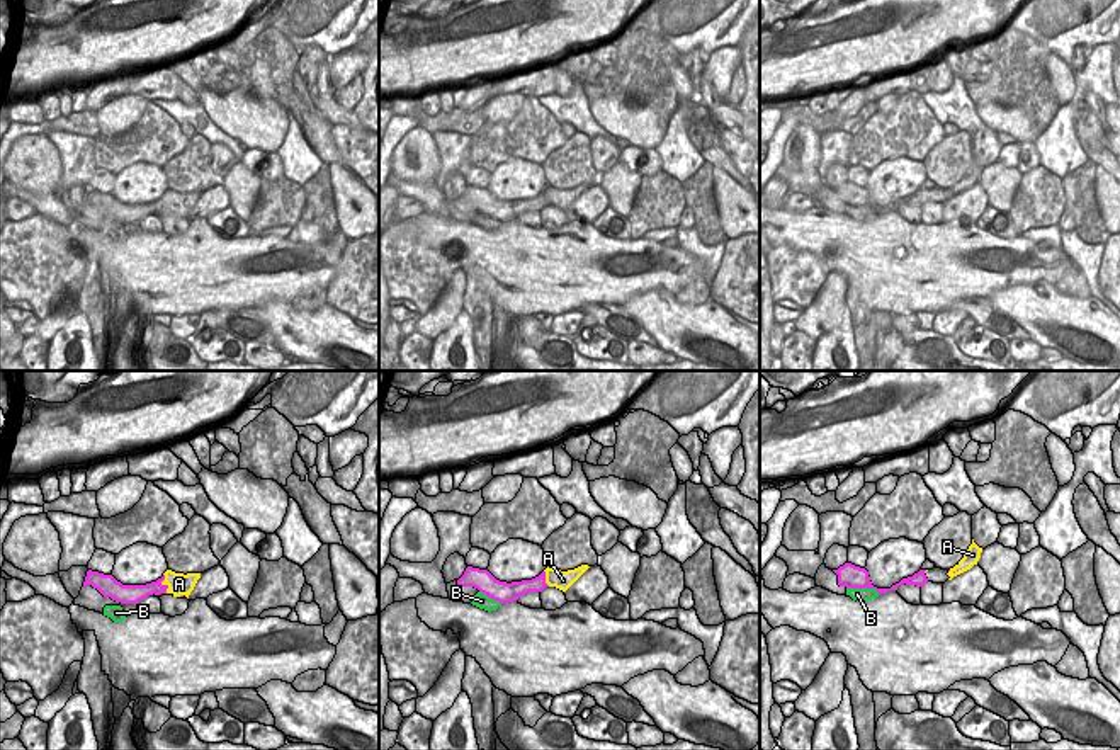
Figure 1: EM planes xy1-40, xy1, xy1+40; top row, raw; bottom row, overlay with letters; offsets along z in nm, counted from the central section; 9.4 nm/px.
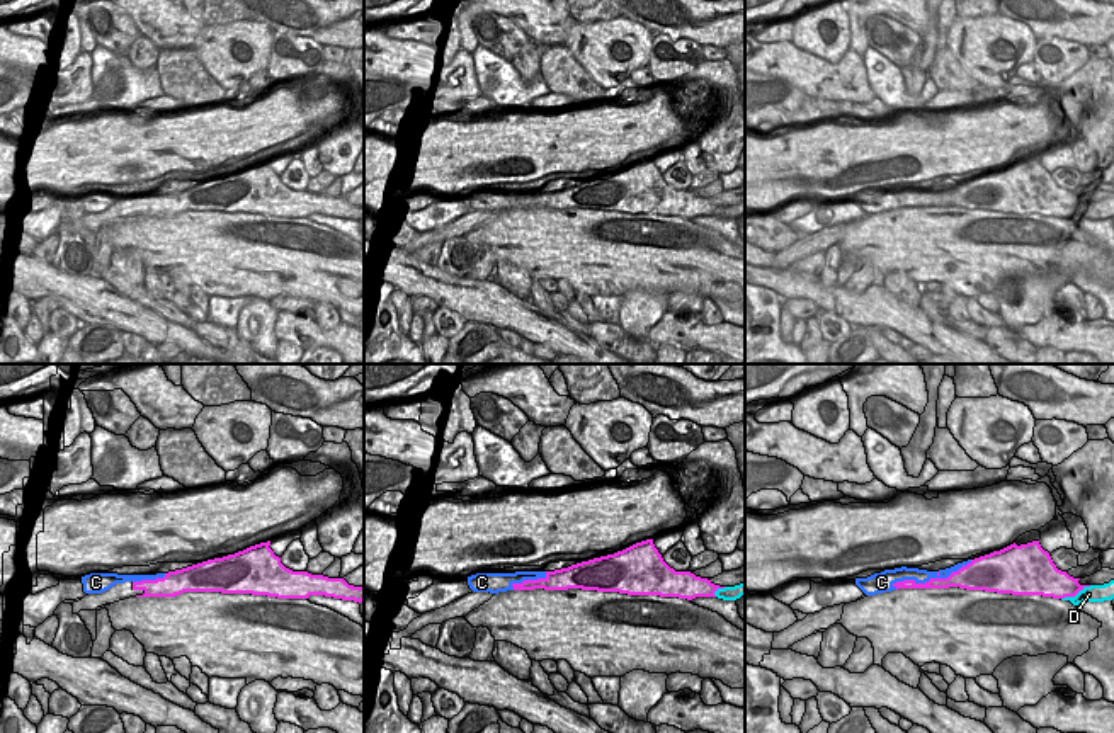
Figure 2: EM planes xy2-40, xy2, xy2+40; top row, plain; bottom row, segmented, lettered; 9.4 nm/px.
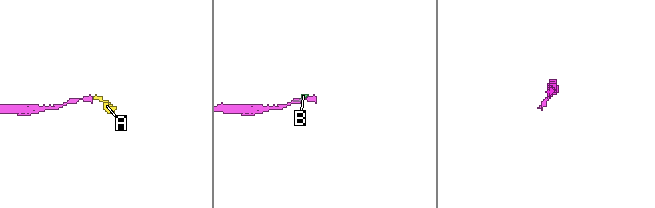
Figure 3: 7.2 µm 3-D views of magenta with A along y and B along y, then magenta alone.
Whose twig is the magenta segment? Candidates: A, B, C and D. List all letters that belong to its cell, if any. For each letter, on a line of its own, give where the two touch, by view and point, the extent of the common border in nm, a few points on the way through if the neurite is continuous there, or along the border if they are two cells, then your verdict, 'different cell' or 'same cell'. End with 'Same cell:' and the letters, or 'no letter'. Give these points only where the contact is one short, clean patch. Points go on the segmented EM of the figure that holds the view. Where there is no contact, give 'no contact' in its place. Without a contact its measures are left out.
A: meets magenta in xy1-40 at (164, 585); contact 190 nm long; different cell
B: meets magenta in xy1+40 at (864, 587); contact 320 nm long; different cell
C: meets magenta in xy2+40 at (931, 579); contact 800 nm long; different cell
D: meets magenta in xy2+40 at (1075, 594); contact 320 nm long; different cell
Same cell: no letter

